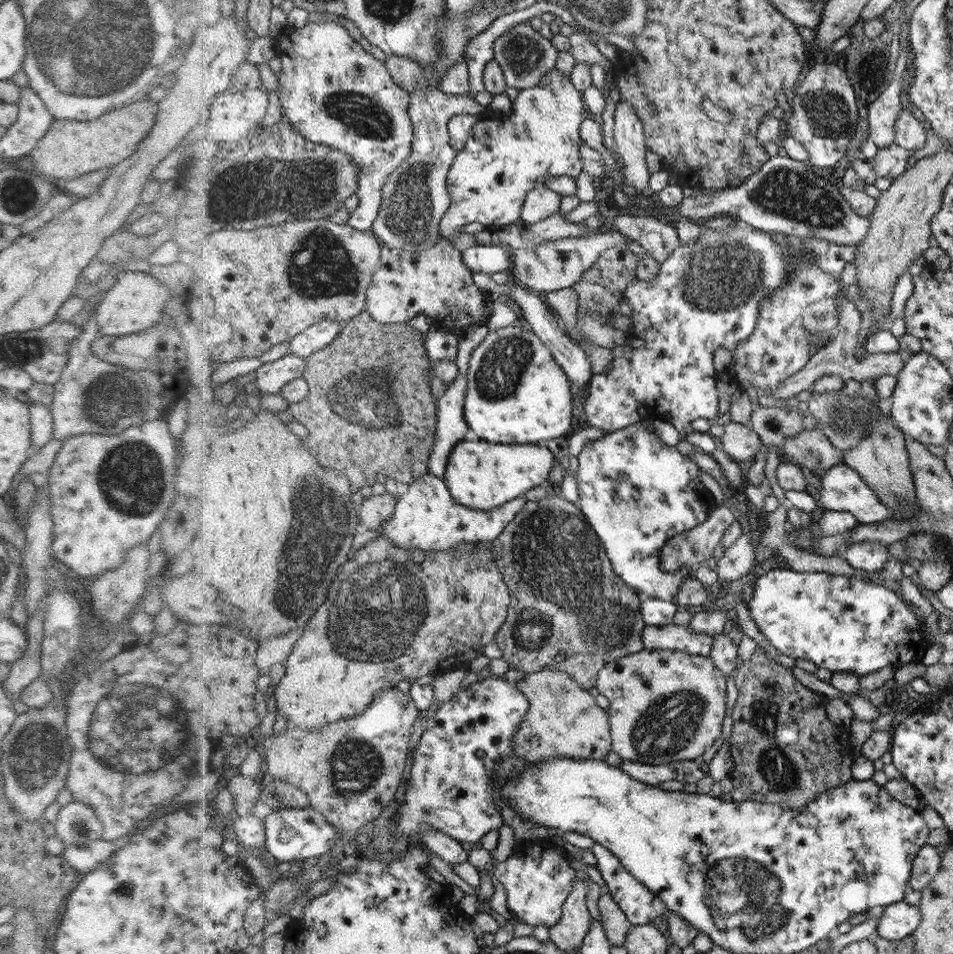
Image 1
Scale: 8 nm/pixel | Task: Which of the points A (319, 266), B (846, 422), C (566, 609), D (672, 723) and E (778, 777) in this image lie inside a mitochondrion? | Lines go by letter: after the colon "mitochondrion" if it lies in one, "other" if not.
A: mitochondrion
B: mitochondrion
C: mitochondrion
D: mitochondrion
E: mitochondrion

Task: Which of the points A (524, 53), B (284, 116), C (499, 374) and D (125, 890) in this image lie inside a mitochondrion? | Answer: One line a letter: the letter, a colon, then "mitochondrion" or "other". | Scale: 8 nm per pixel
A: mitochondrion
B: other
C: mitochondrion
D: mitochondrion

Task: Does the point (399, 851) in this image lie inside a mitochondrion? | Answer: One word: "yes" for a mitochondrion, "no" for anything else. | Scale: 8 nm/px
no

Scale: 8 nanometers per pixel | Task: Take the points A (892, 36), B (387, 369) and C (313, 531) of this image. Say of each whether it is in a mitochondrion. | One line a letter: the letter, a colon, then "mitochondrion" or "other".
A: other
B: mitochondrion
C: mitochondrion

